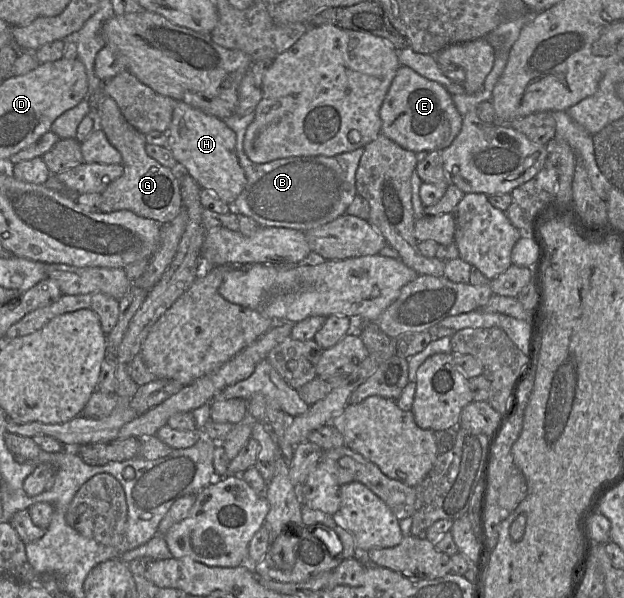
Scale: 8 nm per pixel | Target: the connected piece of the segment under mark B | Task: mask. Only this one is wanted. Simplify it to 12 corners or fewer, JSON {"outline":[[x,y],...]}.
{"outline":[[249,69],[234,113],[246,185],[232,209],[304,232],[344,215],[363,148],[253,163],[261,98]]}

